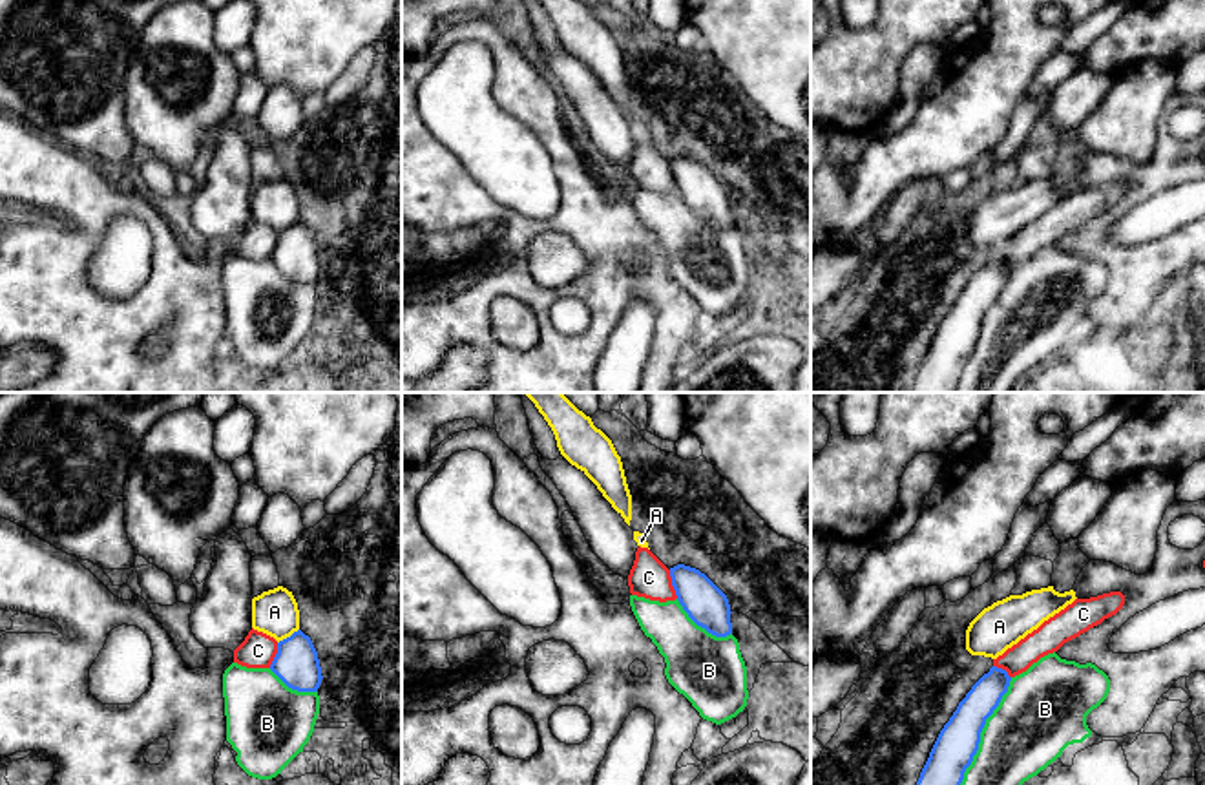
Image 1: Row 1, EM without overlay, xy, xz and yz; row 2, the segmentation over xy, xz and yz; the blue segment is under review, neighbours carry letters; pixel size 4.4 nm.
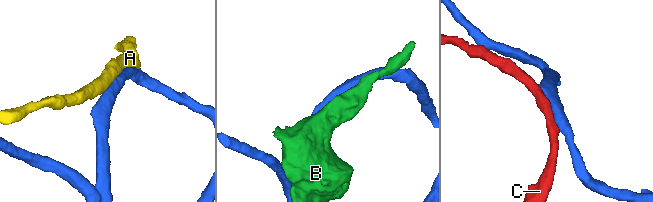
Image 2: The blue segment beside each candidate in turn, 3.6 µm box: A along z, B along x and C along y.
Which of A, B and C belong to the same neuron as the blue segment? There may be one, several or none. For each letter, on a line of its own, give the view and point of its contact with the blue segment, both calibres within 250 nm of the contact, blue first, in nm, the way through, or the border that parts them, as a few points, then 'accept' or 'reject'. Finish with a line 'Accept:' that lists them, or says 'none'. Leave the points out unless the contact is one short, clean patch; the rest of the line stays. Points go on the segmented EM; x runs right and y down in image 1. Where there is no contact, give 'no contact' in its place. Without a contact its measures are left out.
A: meets blue in xy at (287, 638); 200 nm thick on the blue side, 200 nm on the other; reject
B: meets blue in yz at (981, 731); 180 nm thick on the blue side, 360 nm on the other; reject
C: meets blue in xz at (672, 585); 180 nm thick on the blue side, 180 nm on the other; accept
Accept: C

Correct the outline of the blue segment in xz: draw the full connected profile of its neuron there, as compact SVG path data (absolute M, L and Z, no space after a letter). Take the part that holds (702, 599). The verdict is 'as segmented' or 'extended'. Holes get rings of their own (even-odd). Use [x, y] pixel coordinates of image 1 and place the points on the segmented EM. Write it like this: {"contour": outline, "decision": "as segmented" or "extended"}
{"contour": "M637 548L628 575L630 593L650 601L679 601L688 617L708 633L732 633L727 595L699 570L677 564L666 568L648 548Z", "decision": "extended"}

